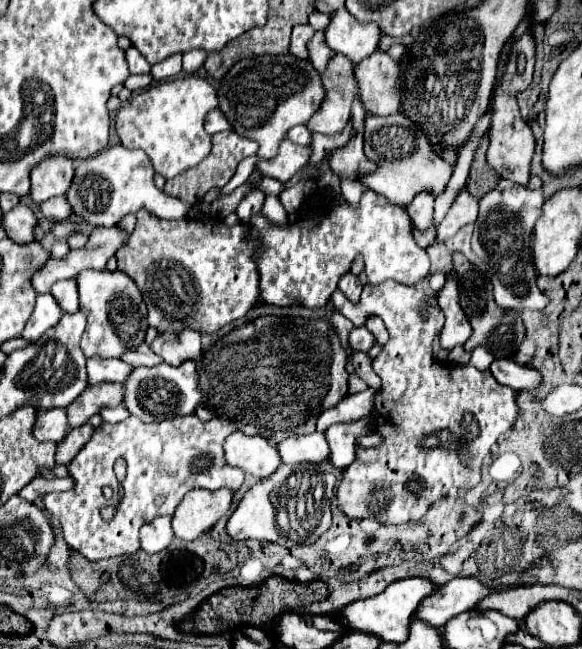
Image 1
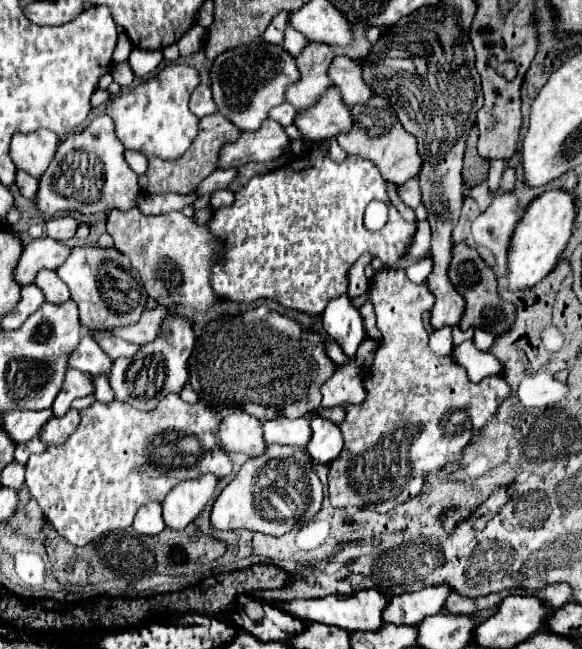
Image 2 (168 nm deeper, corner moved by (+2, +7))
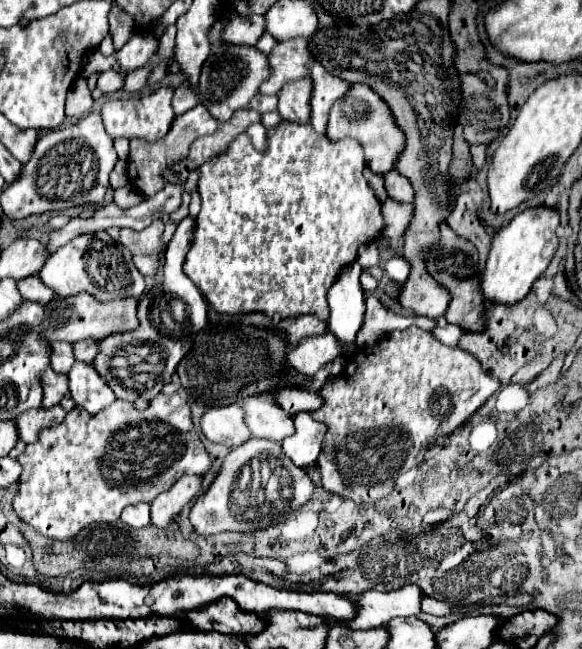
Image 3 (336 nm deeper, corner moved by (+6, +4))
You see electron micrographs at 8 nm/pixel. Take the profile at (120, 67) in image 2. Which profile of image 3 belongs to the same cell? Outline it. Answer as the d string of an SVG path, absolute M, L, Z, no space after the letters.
M107 70L99 76L99 82L97 82L97 88L103 92L103 94L111 94L111 92L117 92L117 90L123 90L125 86L125 76L115 72L115 70Z

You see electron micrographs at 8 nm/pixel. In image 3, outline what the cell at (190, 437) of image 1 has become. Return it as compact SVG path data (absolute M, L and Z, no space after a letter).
M157 394L145 410L137 410L133 402L115 400L95 416L75 406L67 412L59 426L45 428L35 444L29 444L21 454L21 482L13 498L17 516L33 526L39 534L53 540L71 540L83 528L95 522L117 522L127 504L153 502L163 490L169 490L185 474L203 476L213 466L213 458L201 444L189 404L179 394Z

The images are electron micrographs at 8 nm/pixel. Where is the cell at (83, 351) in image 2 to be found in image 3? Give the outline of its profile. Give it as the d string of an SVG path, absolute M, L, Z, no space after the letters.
M51 342L53 346L53 354L51 354L51 368L55 372L61 374L69 374L69 370L73 368L75 354L73 354L73 346L69 342Z

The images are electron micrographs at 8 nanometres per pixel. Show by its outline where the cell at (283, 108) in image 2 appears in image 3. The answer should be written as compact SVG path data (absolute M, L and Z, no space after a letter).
M257 96L249 108L257 110L259 114L267 114L267 112L275 112L275 106L277 106L277 96Z

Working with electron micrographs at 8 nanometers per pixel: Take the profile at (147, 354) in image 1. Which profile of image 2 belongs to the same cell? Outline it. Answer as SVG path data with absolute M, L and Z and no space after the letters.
M103 335L101 339L97 339L97 343L103 351L107 351L107 355L111 355L111 359L135 355L135 349L139 349L137 345L131 345L131 343L123 341L119 337L113 337L113 335Z

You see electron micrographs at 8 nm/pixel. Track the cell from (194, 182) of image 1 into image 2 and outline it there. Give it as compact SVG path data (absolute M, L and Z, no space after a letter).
M219 111L205 115L199 119L199 133L195 143L183 153L183 157L175 159L175 161L165 161L159 157L147 157L147 171L145 175L139 177L139 187L145 193L189 193L195 183L199 183L201 179L205 179L209 173L215 171L215 159L219 153L219 147L223 147L223 143L229 143L231 139L239 137L239 129L225 119Z

